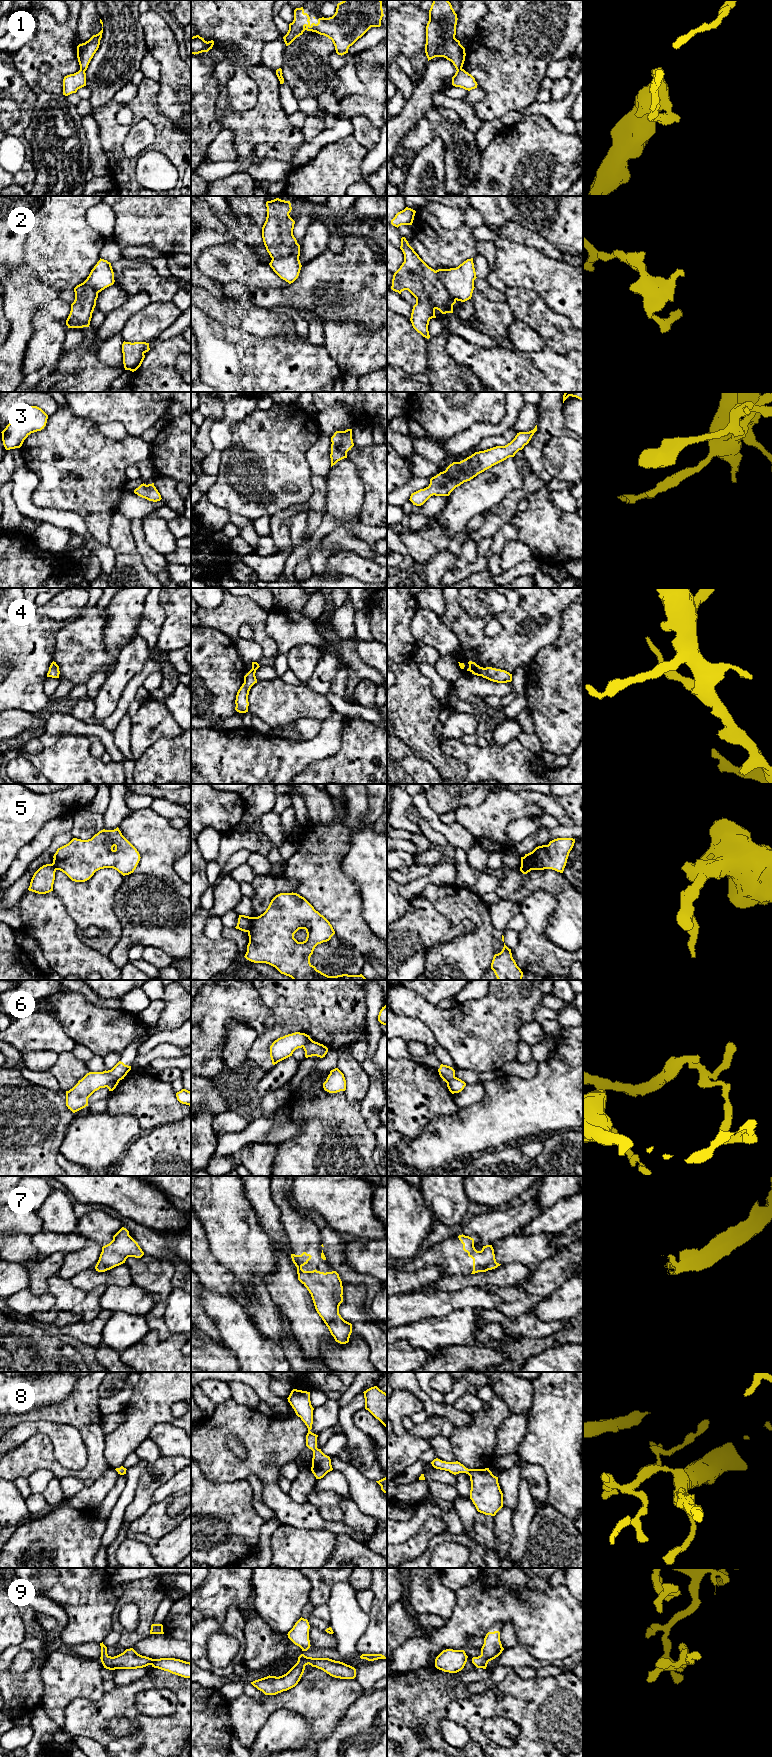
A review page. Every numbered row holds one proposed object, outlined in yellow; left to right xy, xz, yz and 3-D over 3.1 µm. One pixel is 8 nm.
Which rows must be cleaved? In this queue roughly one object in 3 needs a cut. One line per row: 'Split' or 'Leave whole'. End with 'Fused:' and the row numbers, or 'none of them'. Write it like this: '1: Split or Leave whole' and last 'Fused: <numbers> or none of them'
1: Split
2: Split
3: Leave whole
4: Leave whole
5: Split
6: Split
7: Leave whole
8: Leave whole
9: Leave whole
Fused: 1, 2, 5, 6

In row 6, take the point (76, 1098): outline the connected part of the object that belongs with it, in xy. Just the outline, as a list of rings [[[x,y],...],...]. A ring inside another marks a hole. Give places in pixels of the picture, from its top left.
[[[119,1061],[111,1070],[89,1072],[69,1091],[66,1091],[66,1106],[73,1113],[88,1106],[88,1098],[100,1088],[124,1079],[131,1066]]]

